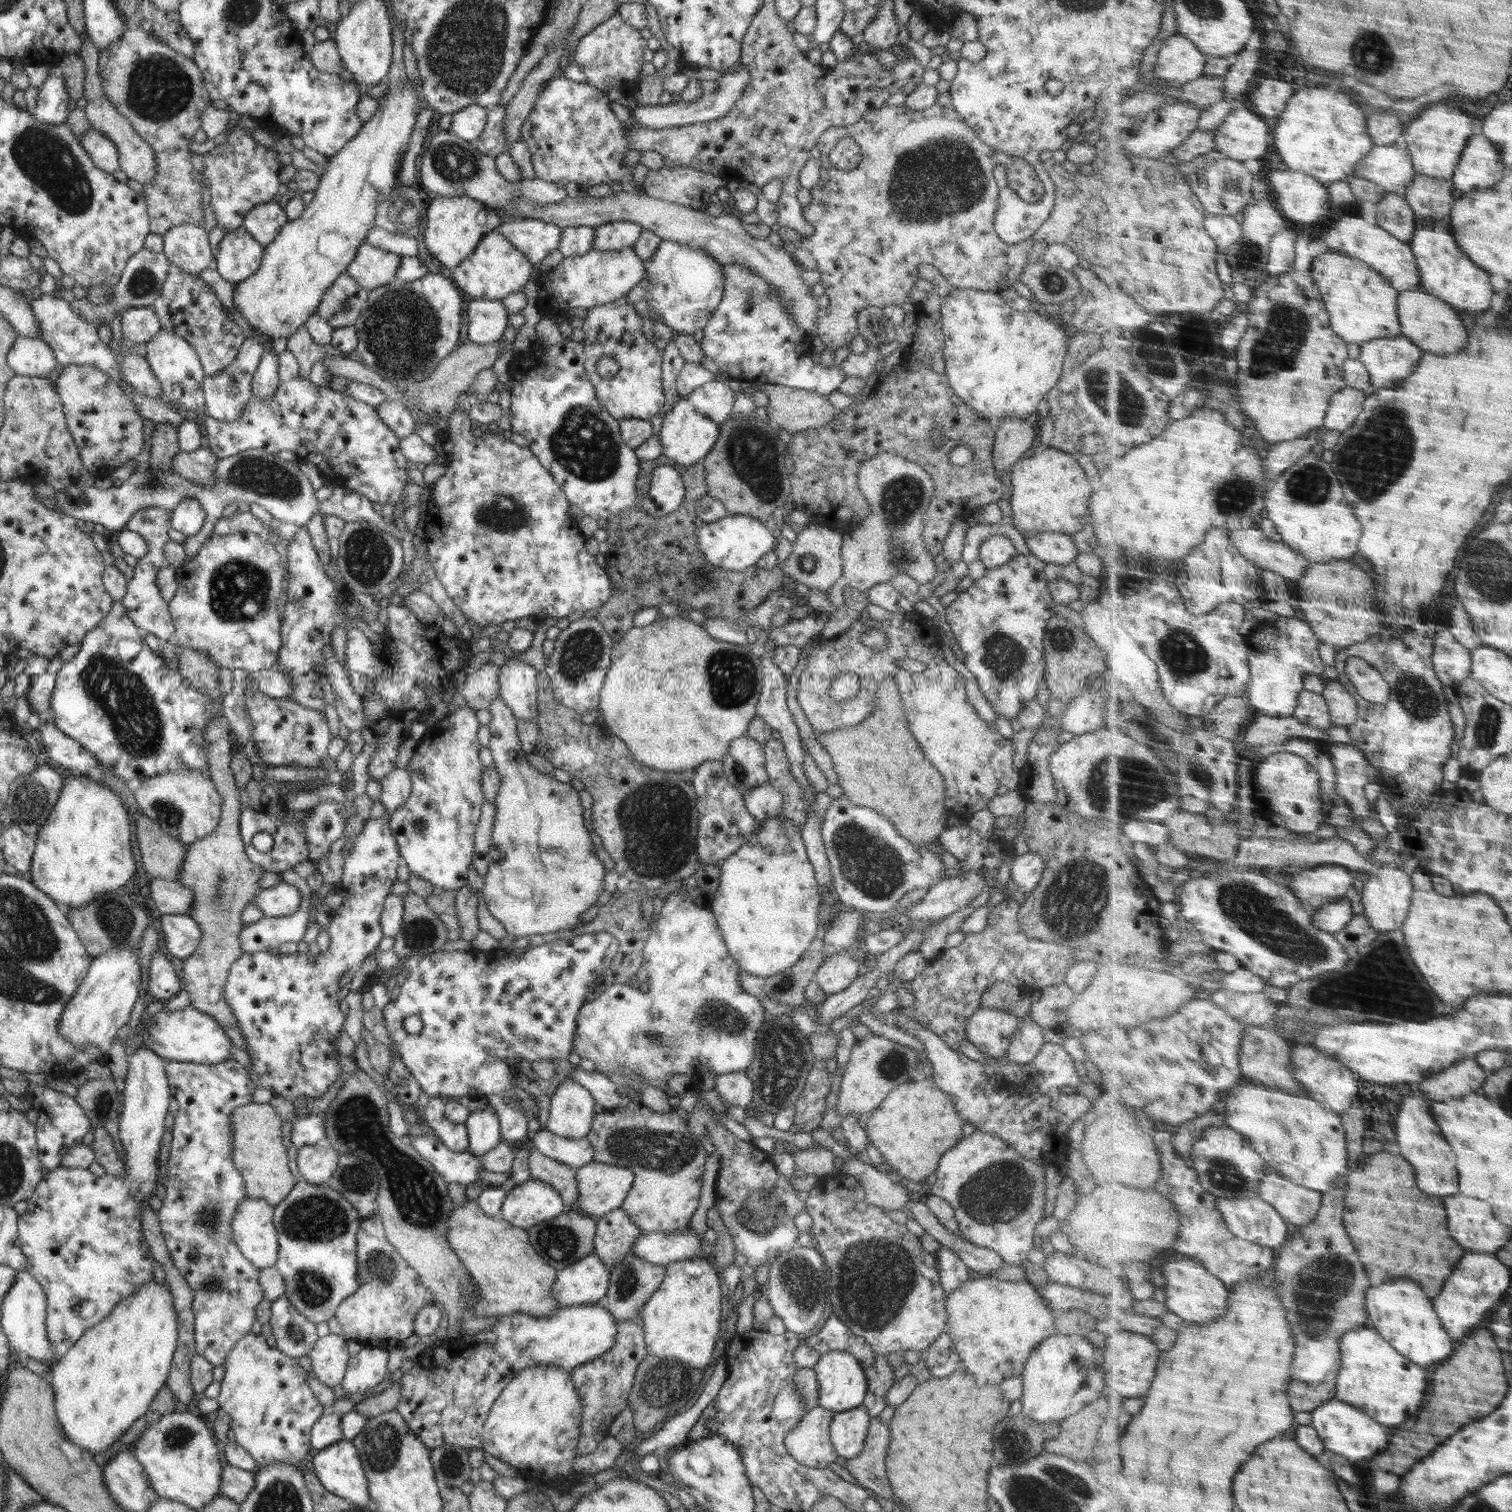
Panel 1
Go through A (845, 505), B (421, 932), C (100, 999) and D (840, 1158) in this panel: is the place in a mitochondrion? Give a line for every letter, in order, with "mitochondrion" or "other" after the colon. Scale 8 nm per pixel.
A: other
B: mitochondrion
C: other
D: other

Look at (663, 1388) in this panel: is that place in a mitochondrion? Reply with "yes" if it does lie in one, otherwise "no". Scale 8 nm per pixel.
yes

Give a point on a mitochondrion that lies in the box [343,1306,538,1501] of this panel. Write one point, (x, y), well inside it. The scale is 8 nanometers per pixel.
(383, 1444)

